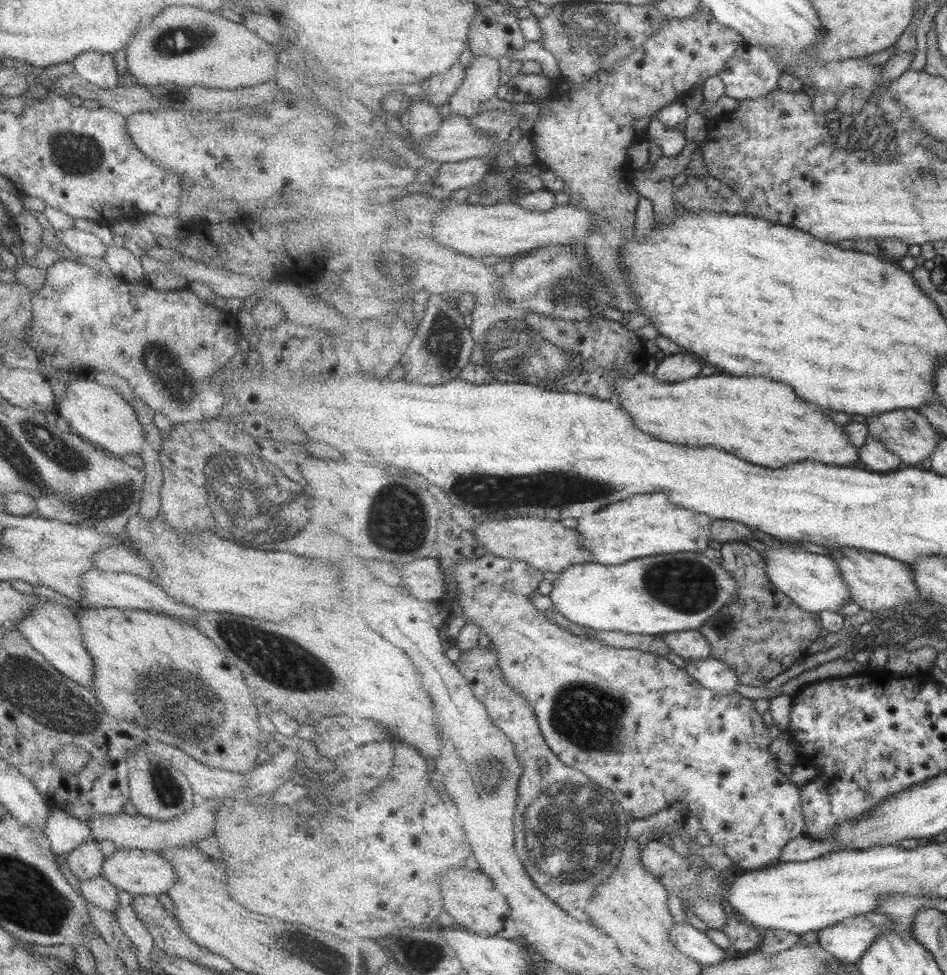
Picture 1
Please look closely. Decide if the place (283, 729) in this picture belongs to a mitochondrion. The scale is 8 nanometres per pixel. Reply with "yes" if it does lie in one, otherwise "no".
no

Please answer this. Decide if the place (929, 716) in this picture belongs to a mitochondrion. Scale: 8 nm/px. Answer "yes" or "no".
no

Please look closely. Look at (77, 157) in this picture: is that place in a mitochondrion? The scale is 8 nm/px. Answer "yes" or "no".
yes

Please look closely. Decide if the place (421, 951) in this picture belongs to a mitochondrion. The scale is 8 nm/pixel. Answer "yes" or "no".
yes

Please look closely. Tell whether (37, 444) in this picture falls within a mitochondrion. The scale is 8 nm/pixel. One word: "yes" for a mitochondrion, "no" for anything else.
yes

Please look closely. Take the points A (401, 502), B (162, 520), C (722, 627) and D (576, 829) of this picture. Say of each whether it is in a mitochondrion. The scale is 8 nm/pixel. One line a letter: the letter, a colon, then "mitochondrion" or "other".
A: mitochondrion
B: other
C: mitochondrion
D: mitochondrion

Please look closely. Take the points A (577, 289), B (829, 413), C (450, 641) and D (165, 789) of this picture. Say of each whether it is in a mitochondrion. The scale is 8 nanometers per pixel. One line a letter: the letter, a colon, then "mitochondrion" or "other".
A: mitochondrion
B: other
C: other
D: mitochondrion

